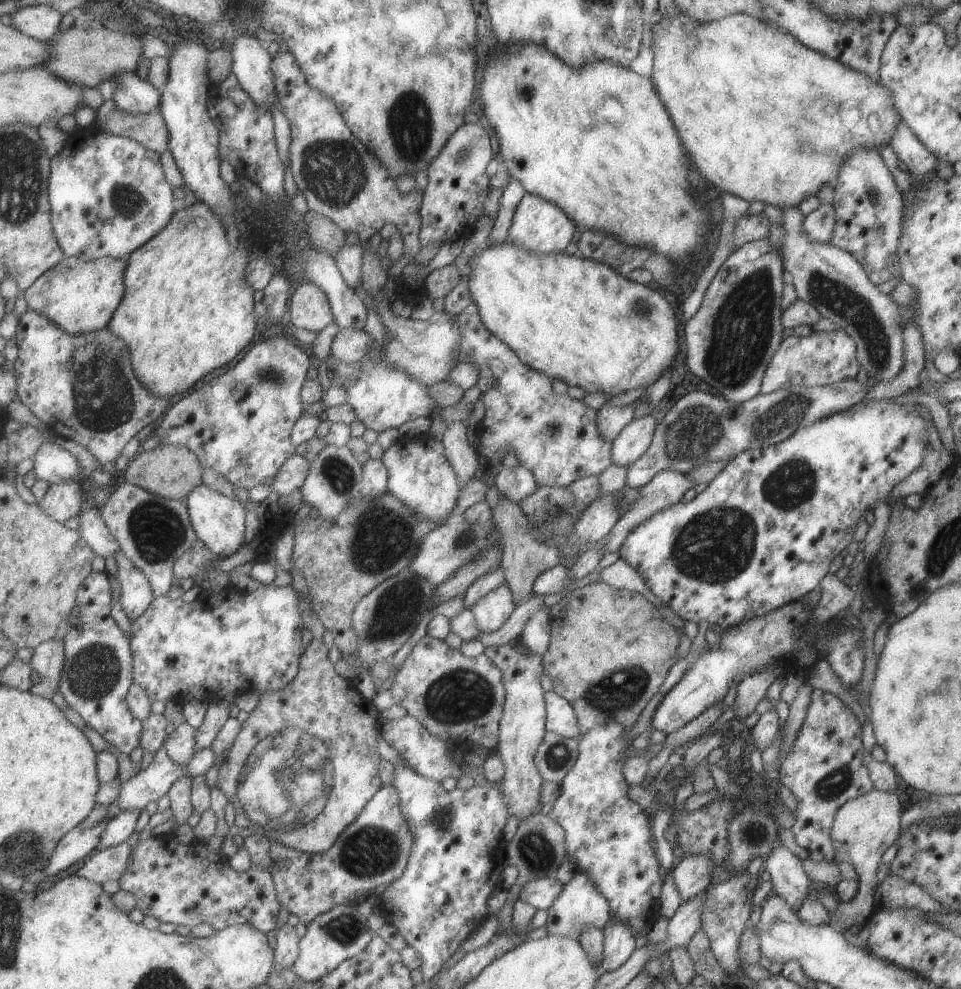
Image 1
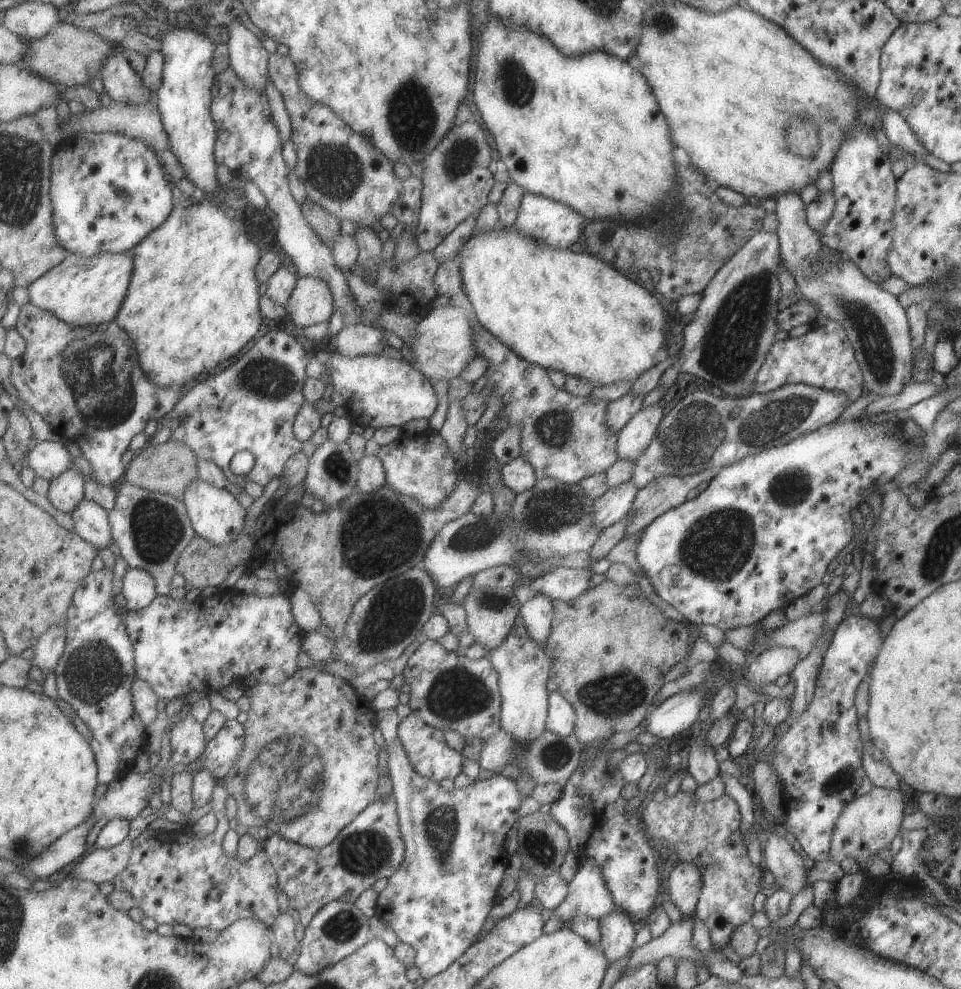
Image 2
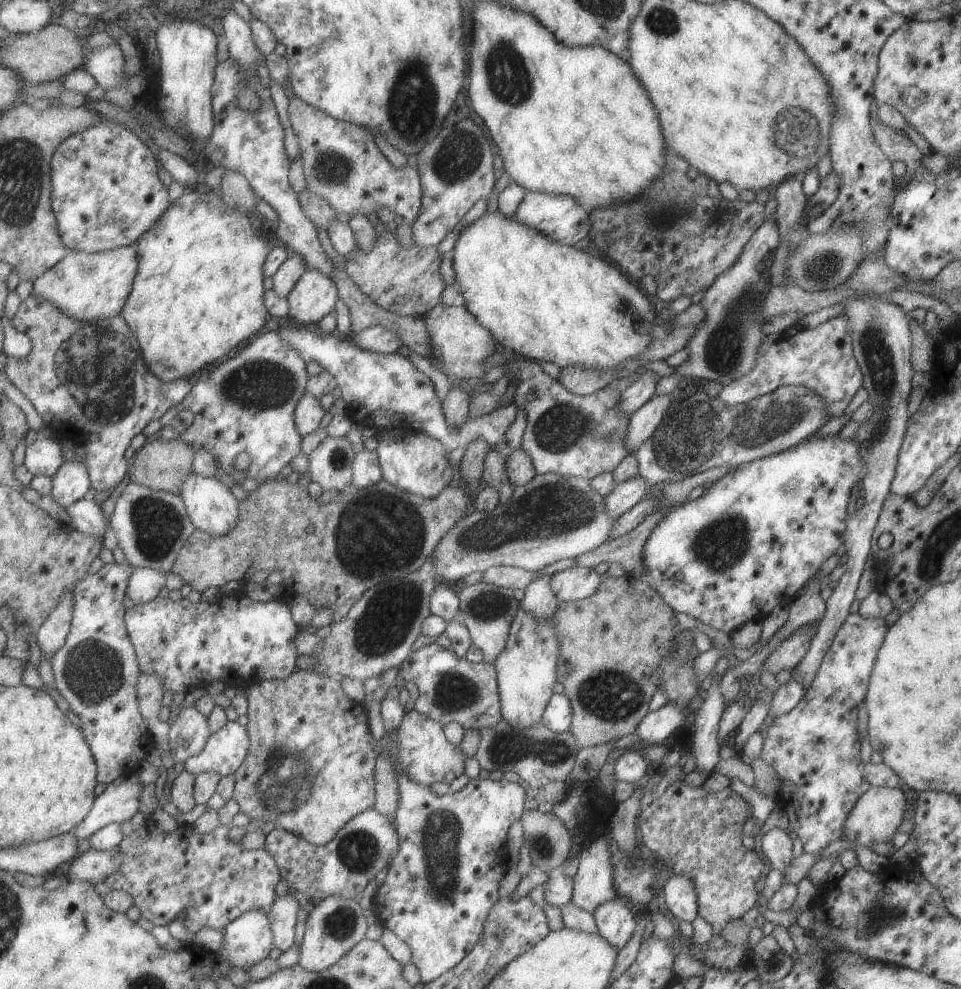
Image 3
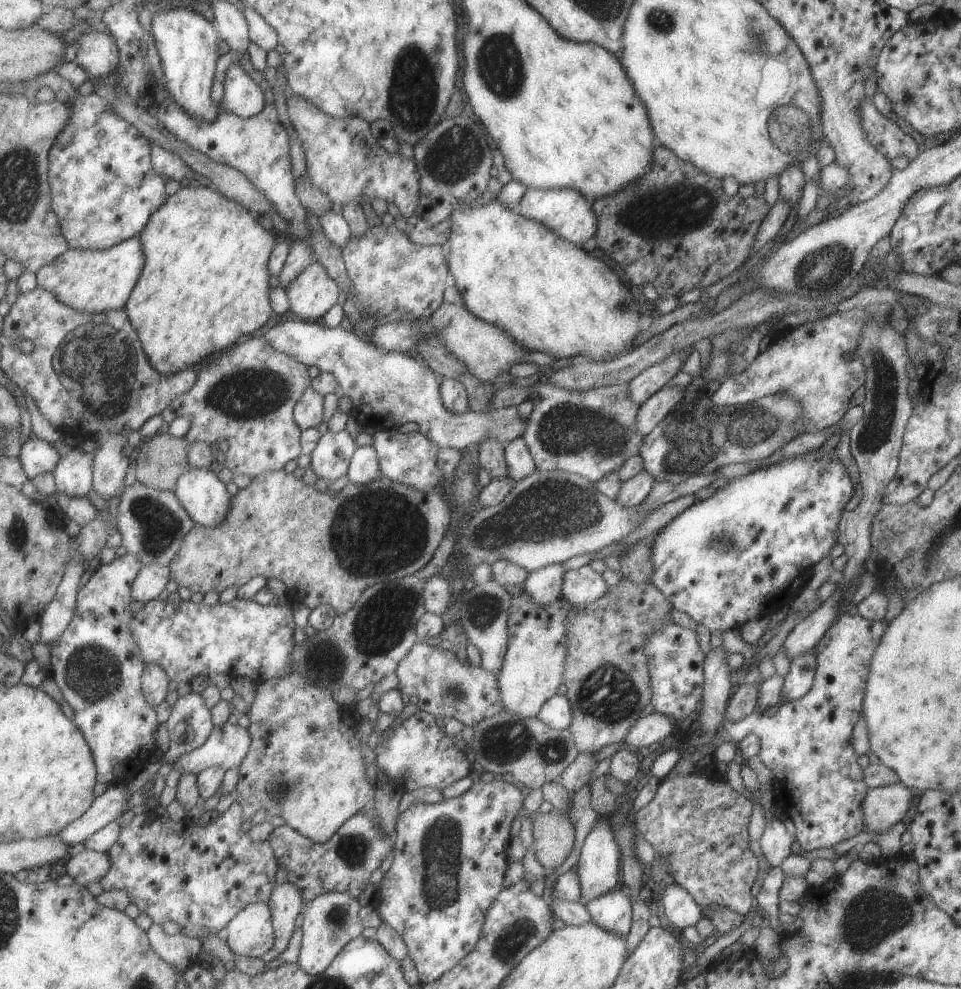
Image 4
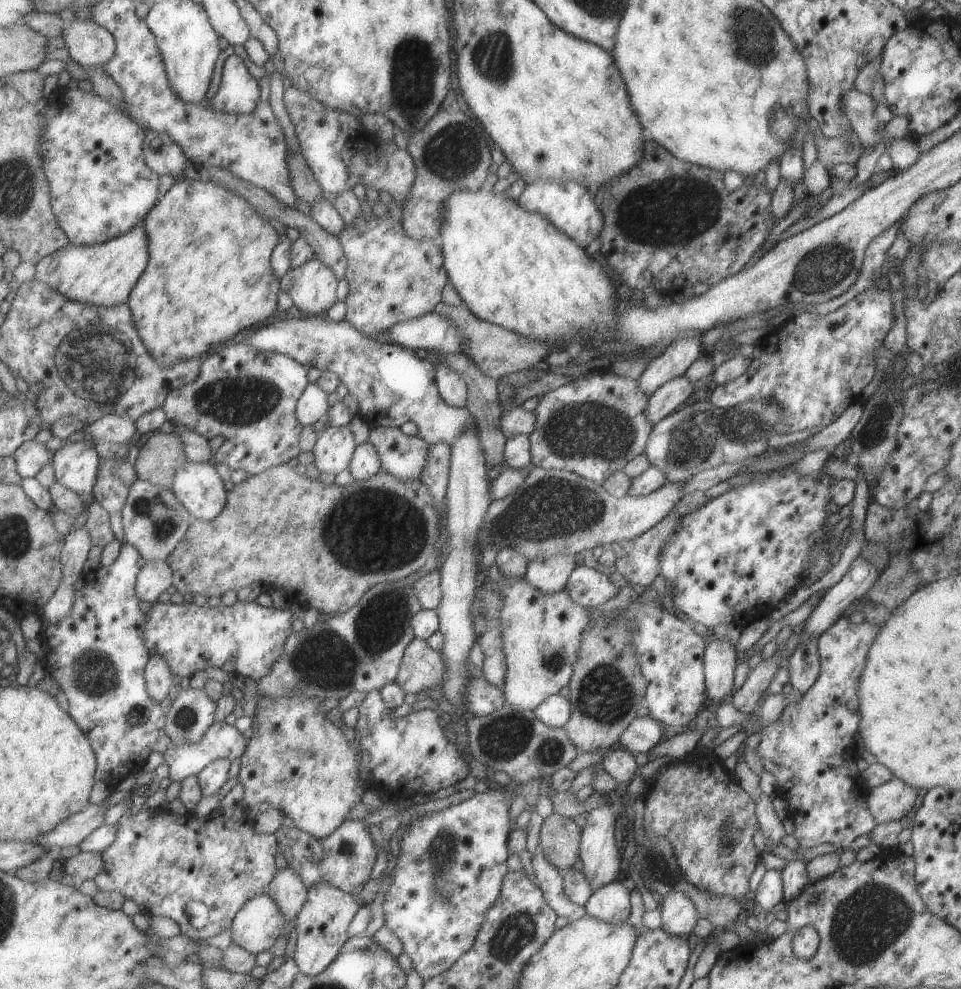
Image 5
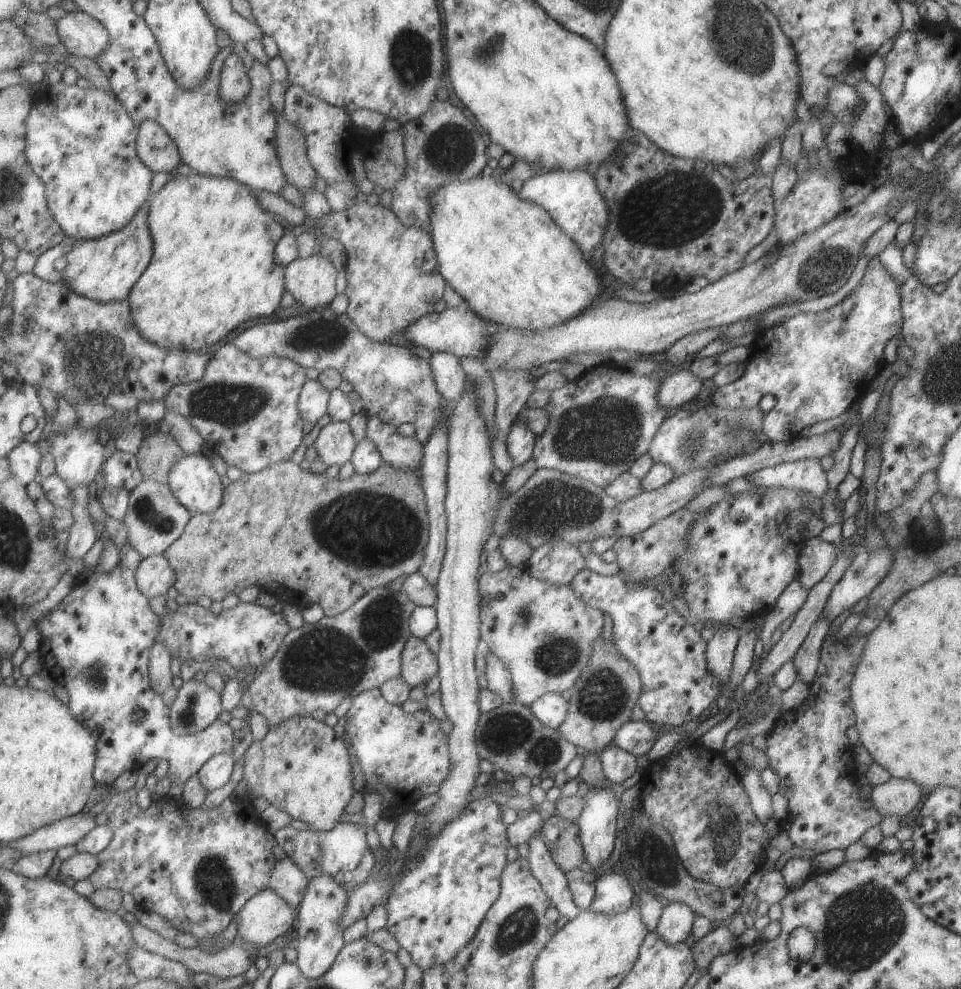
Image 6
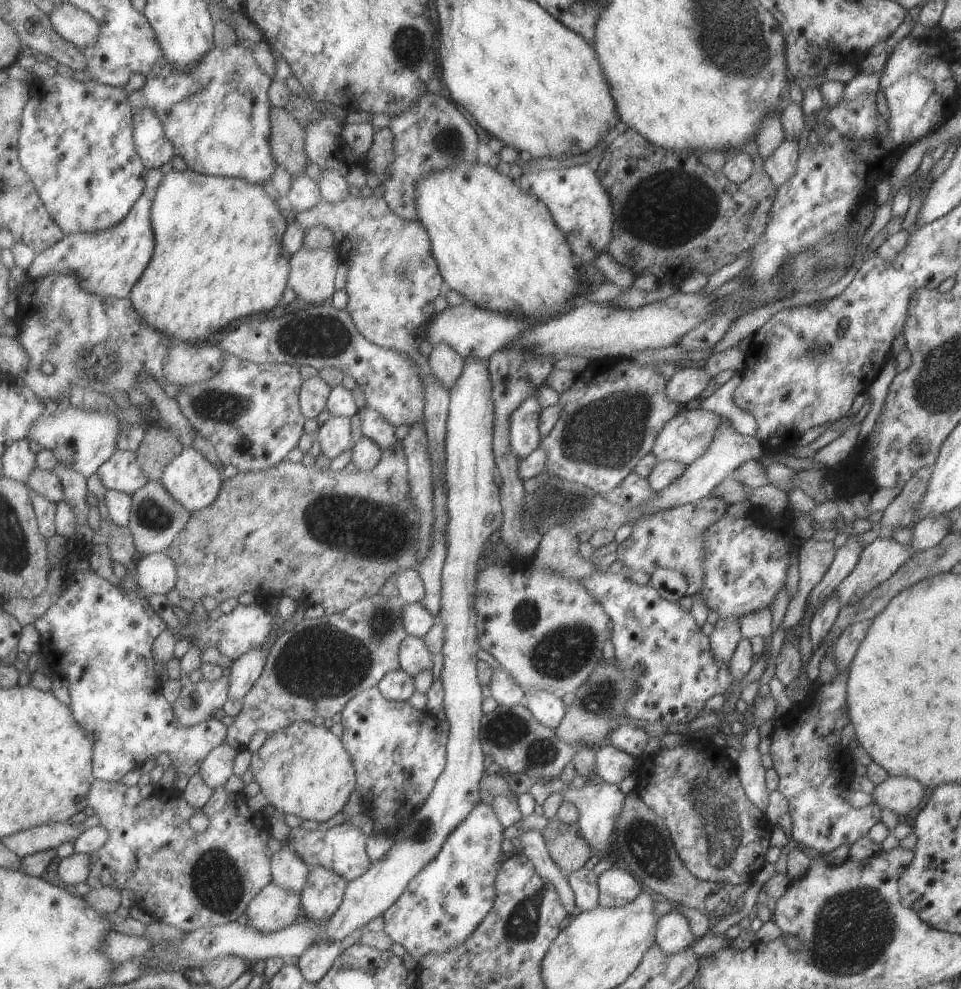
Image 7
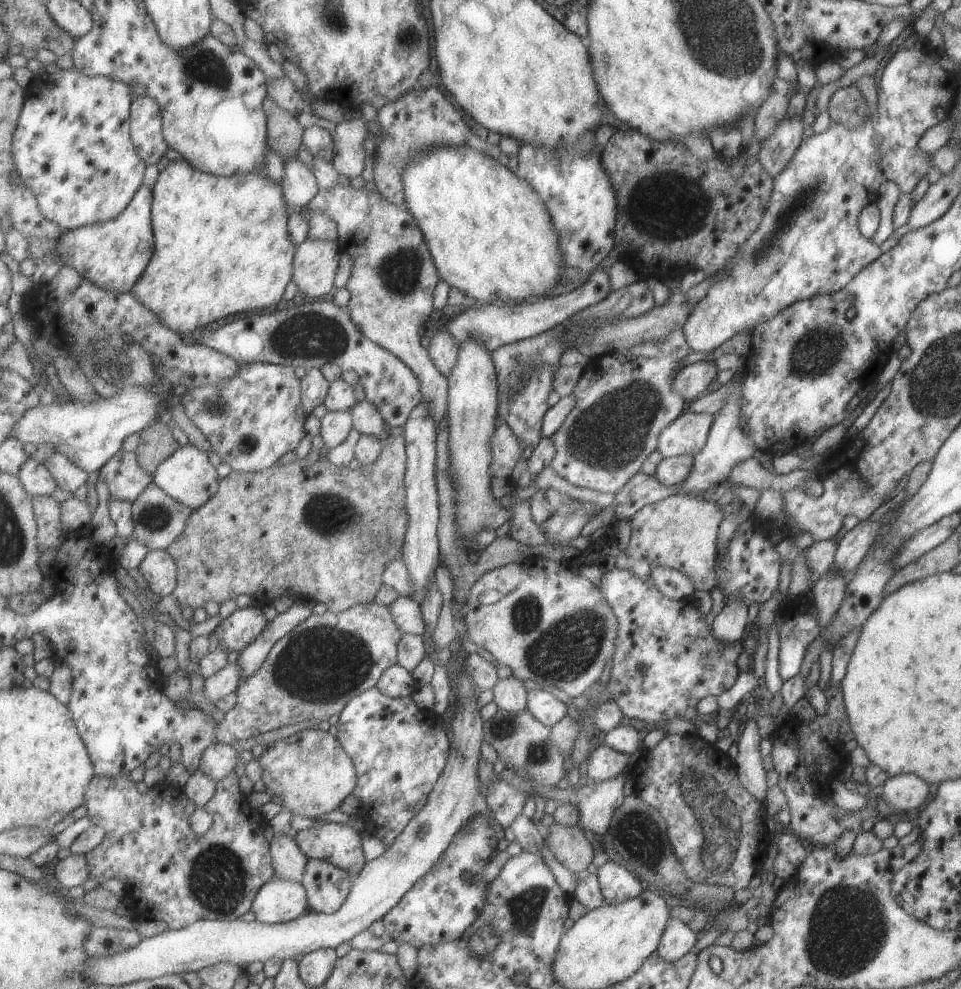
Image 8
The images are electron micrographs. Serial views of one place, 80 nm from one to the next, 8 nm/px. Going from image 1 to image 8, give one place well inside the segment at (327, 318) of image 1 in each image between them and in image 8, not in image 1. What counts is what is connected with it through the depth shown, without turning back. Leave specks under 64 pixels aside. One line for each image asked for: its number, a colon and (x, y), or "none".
2: (312, 302)
3: (315, 296)
4: (314, 292)
5: (313, 287)
6: (311, 281)
7: (313, 272)
8: (315, 267)

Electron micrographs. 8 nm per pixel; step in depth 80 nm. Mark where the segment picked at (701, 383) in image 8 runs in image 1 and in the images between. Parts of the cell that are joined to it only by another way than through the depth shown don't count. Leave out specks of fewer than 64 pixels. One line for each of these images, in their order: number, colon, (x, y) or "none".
1: (633, 439)
2: (632, 439)
3: (641, 423)
4: (654, 409)
5: (668, 396)
6: (678, 388)
7: (683, 387)

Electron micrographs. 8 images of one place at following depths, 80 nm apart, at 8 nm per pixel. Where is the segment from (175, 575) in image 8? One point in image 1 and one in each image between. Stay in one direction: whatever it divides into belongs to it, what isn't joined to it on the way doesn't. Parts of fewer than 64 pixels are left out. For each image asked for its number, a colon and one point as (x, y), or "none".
1: (137, 594)
2: (139, 587)
3: (145, 584)
4: (153, 579)
5: (155, 577)
6: (155, 575)
7: (156, 573)

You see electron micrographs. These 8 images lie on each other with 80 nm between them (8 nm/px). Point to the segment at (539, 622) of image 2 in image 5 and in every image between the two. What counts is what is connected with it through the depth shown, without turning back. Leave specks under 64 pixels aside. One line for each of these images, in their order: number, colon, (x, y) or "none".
3: (539, 600)
4: (543, 586)
5: (550, 575)

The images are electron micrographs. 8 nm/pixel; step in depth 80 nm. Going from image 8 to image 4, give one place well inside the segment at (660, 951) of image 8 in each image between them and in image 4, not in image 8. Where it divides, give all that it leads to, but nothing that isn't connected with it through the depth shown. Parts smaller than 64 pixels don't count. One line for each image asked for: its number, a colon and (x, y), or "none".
4: (681, 910)
5: (678, 915)
6: (674, 924)
7: (672, 934)

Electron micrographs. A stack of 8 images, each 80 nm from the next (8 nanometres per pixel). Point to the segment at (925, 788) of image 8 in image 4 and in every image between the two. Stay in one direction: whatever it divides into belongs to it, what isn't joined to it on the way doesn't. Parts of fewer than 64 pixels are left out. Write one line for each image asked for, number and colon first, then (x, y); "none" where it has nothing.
4: (882, 807)
5: (890, 801)
6: (896, 797)
7: (900, 794)

